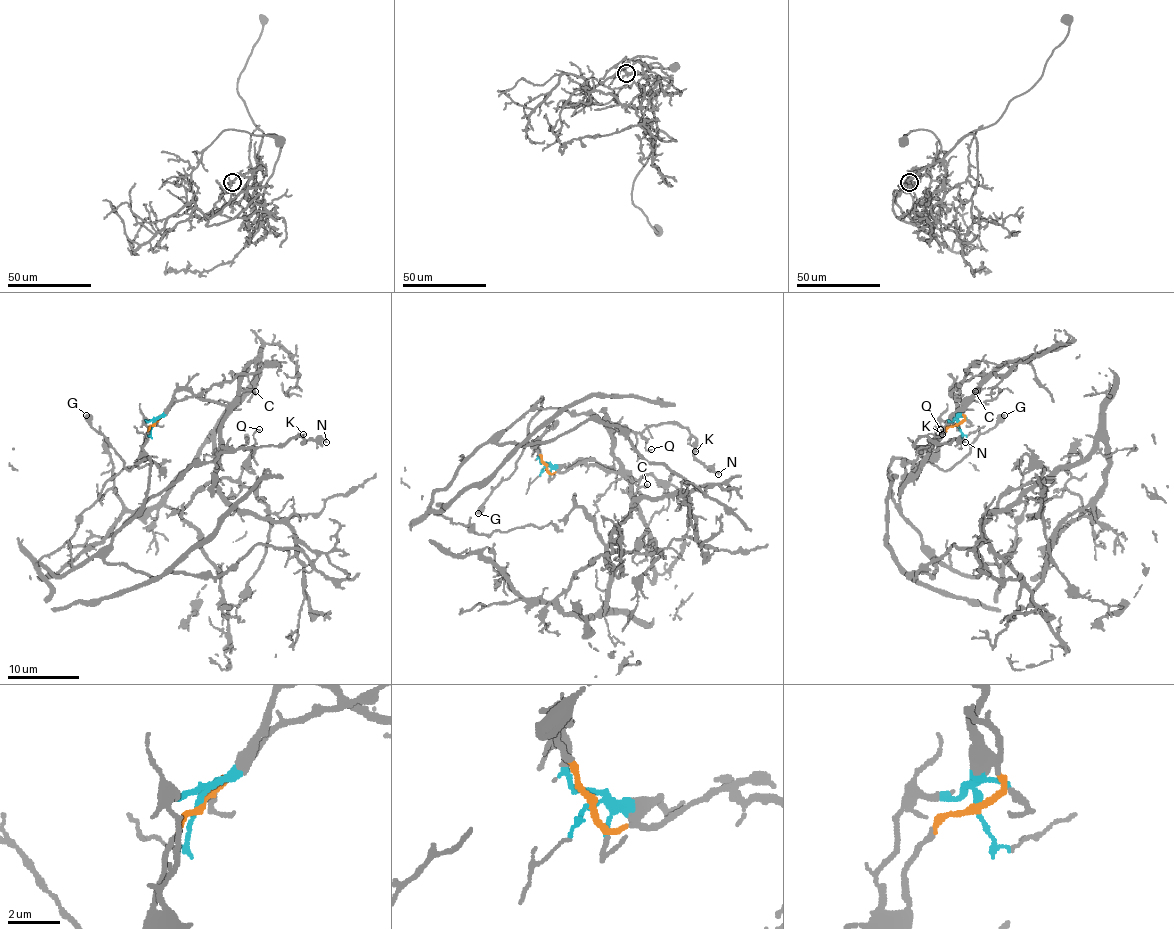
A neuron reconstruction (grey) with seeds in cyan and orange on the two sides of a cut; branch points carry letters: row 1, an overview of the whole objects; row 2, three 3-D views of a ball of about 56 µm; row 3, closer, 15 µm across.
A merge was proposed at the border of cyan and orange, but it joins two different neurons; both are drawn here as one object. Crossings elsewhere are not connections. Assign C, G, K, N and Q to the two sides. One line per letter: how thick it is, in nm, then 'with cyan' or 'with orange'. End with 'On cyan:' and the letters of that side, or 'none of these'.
C: calibre 130 nm; with cyan
G: calibre 550 nm; with orange
K: calibre 160 nm; with orange
N: calibre 130 nm; with orange
Q: calibre 140 nm; with orange
On cyan: C

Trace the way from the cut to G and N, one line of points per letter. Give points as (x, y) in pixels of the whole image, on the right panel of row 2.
G: (958, 424), (950, 427), (939, 440), (933, 463), (944, 470), (960, 461), (982, 432), (989, 431), (1005, 415)
N: (958, 424), (932, 461), (892, 461), (891, 498), (900, 502), (905, 465), (923, 448), (914, 443), (966, 441)

